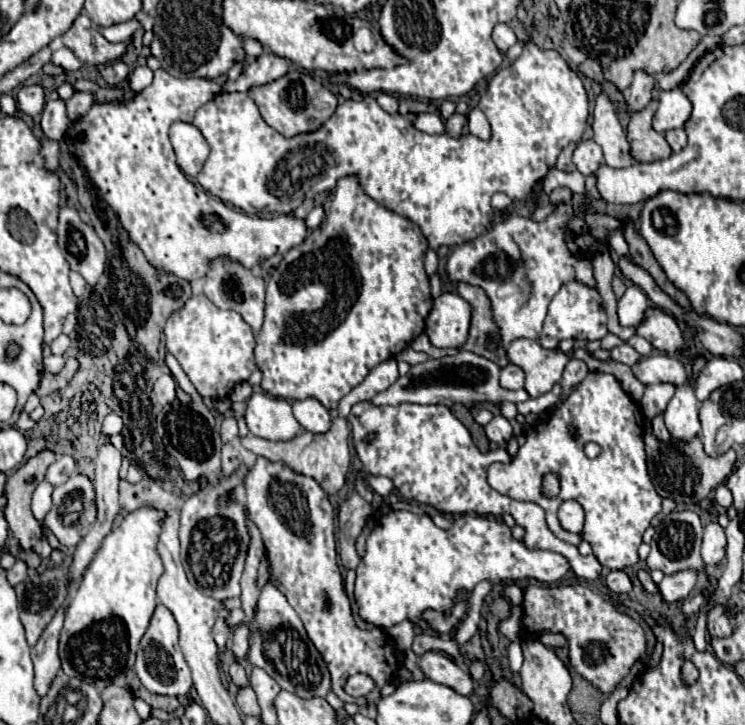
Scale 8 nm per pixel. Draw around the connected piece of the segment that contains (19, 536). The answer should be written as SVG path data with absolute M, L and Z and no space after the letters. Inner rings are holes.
M41 451L39 455L31 457L25 465L21 465L17 471L13 471L7 477L5 483L5 497L7 497L7 507L5 507L5 519L9 523L9 531L13 533L13 537L19 541L19 545L25 551L31 551L39 541L41 541L41 527L37 523L37 519L31 513L31 495L35 491L35 487L43 481L47 467L55 461L55 453L53 451Z

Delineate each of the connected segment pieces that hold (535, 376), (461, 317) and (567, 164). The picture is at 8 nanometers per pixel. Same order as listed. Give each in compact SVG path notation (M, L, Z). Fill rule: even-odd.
M515 339L507 347L507 357L525 371L525 389L531 397L551 391L569 361L563 351L545 351L537 339Z
M443 293L433 301L433 309L425 319L425 333L433 347L461 347L467 339L471 307L453 293Z
M571 143L571 145L567 145L563 151L561 151L561 155L559 155L559 159L557 159L557 169L561 169L561 171L575 171L575 167L573 167L573 161L571 161L571 155L573 155L573 151L575 151L575 143Z

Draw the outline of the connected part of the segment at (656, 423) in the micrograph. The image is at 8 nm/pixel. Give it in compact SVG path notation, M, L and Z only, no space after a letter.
M655 415L653 421L651 421L651 425L653 425L653 433L655 433L655 437L657 437L659 441L669 441L671 435L669 435L665 423L663 423L663 415Z

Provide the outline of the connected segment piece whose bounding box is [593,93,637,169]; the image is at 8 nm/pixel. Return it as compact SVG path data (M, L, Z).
M605 93L597 97L593 109L593 133L595 133L593 141L603 149L605 163L609 167L621 169L637 163L629 151L629 141L615 115L615 107Z

